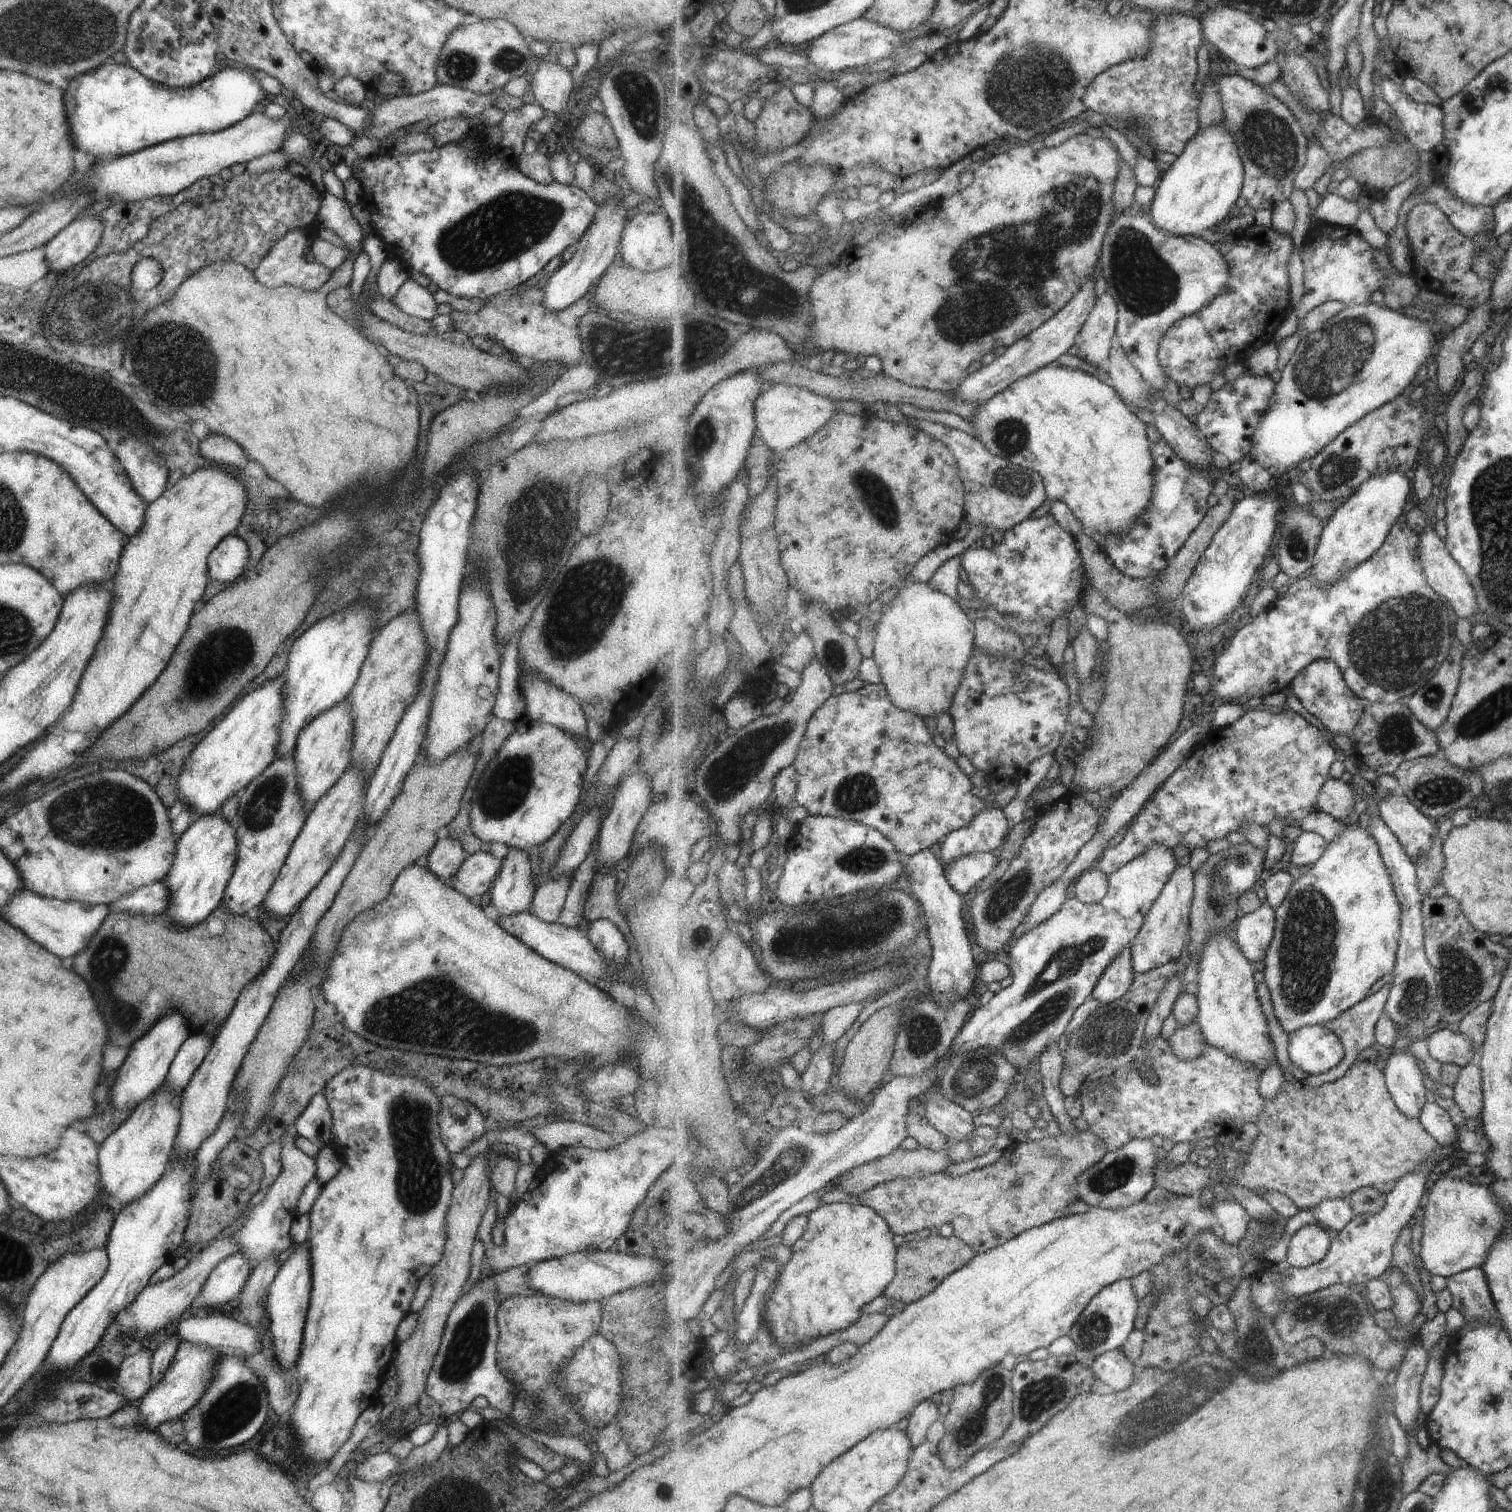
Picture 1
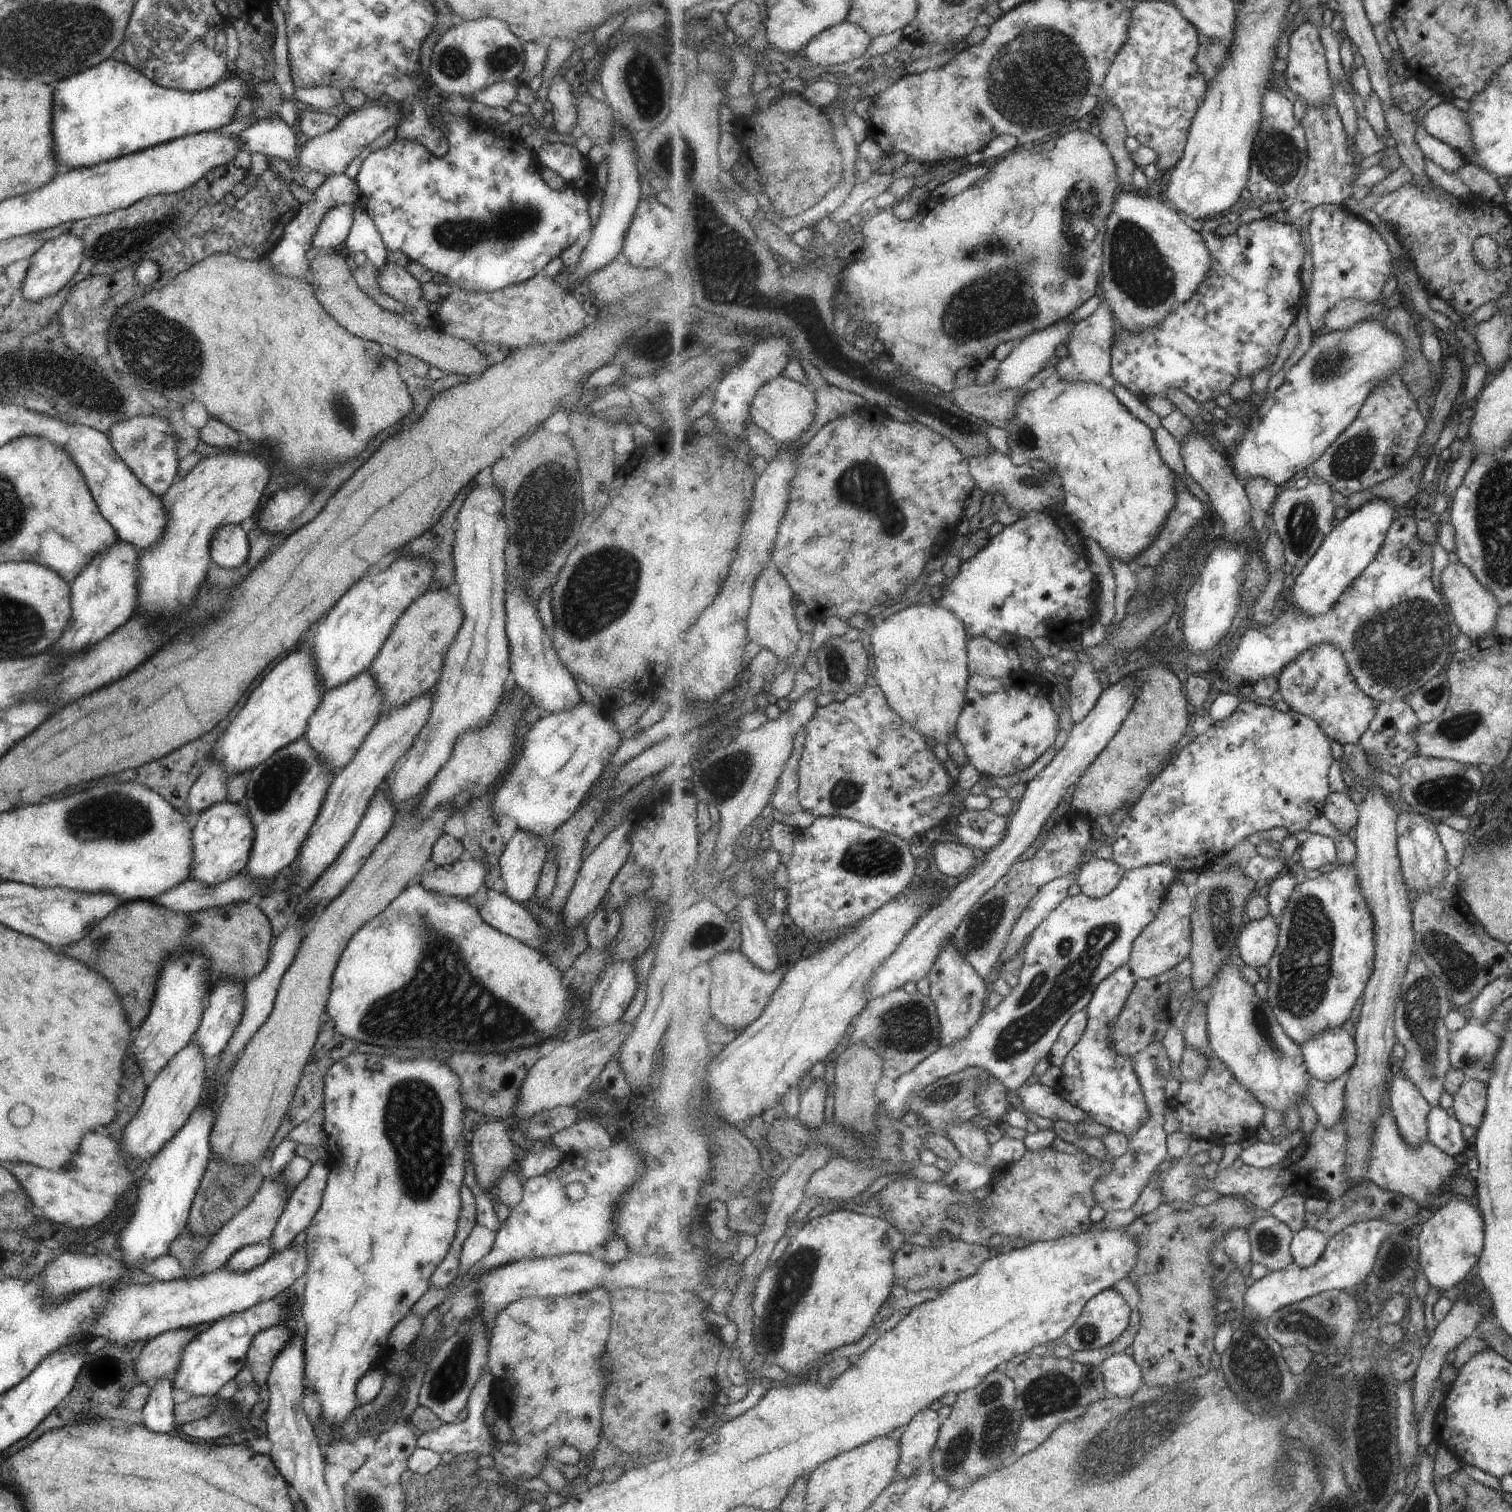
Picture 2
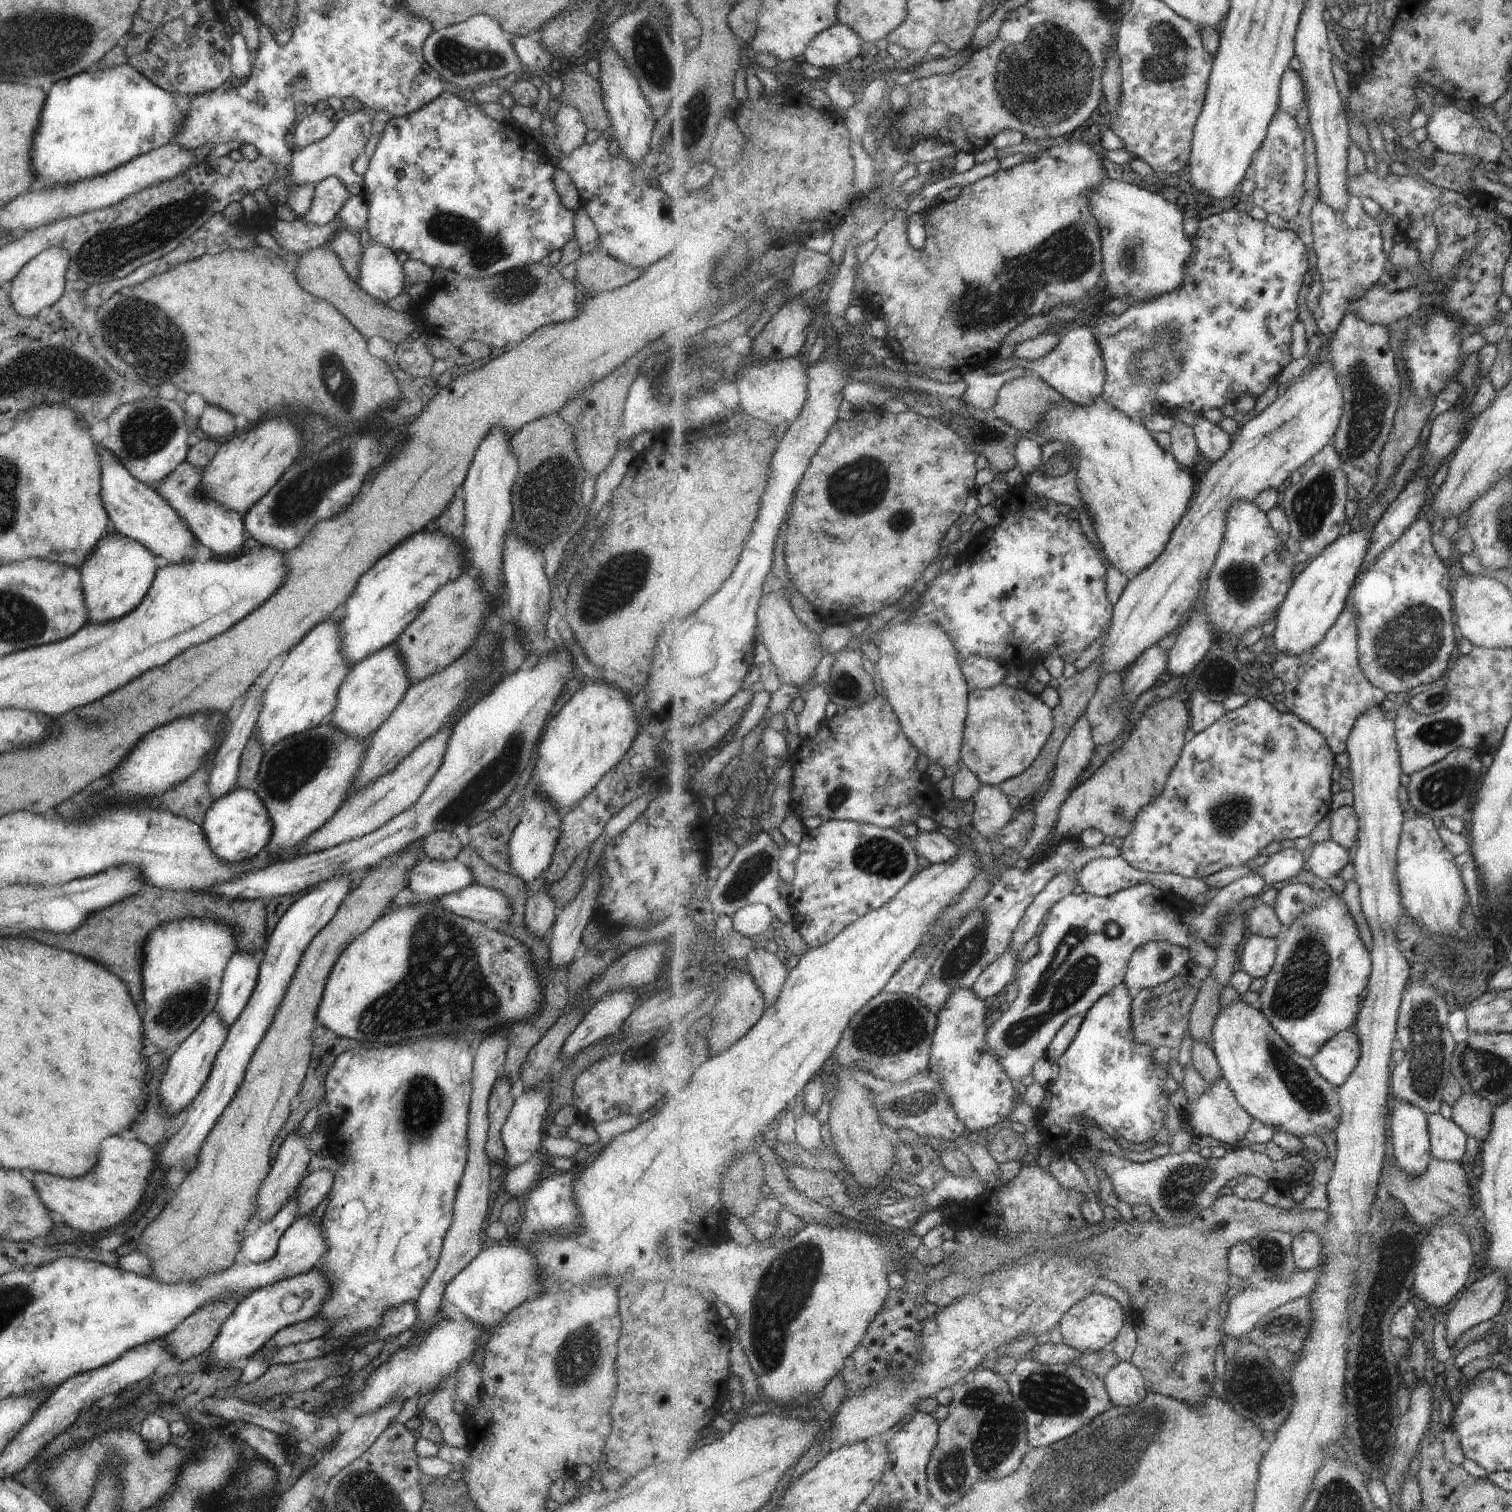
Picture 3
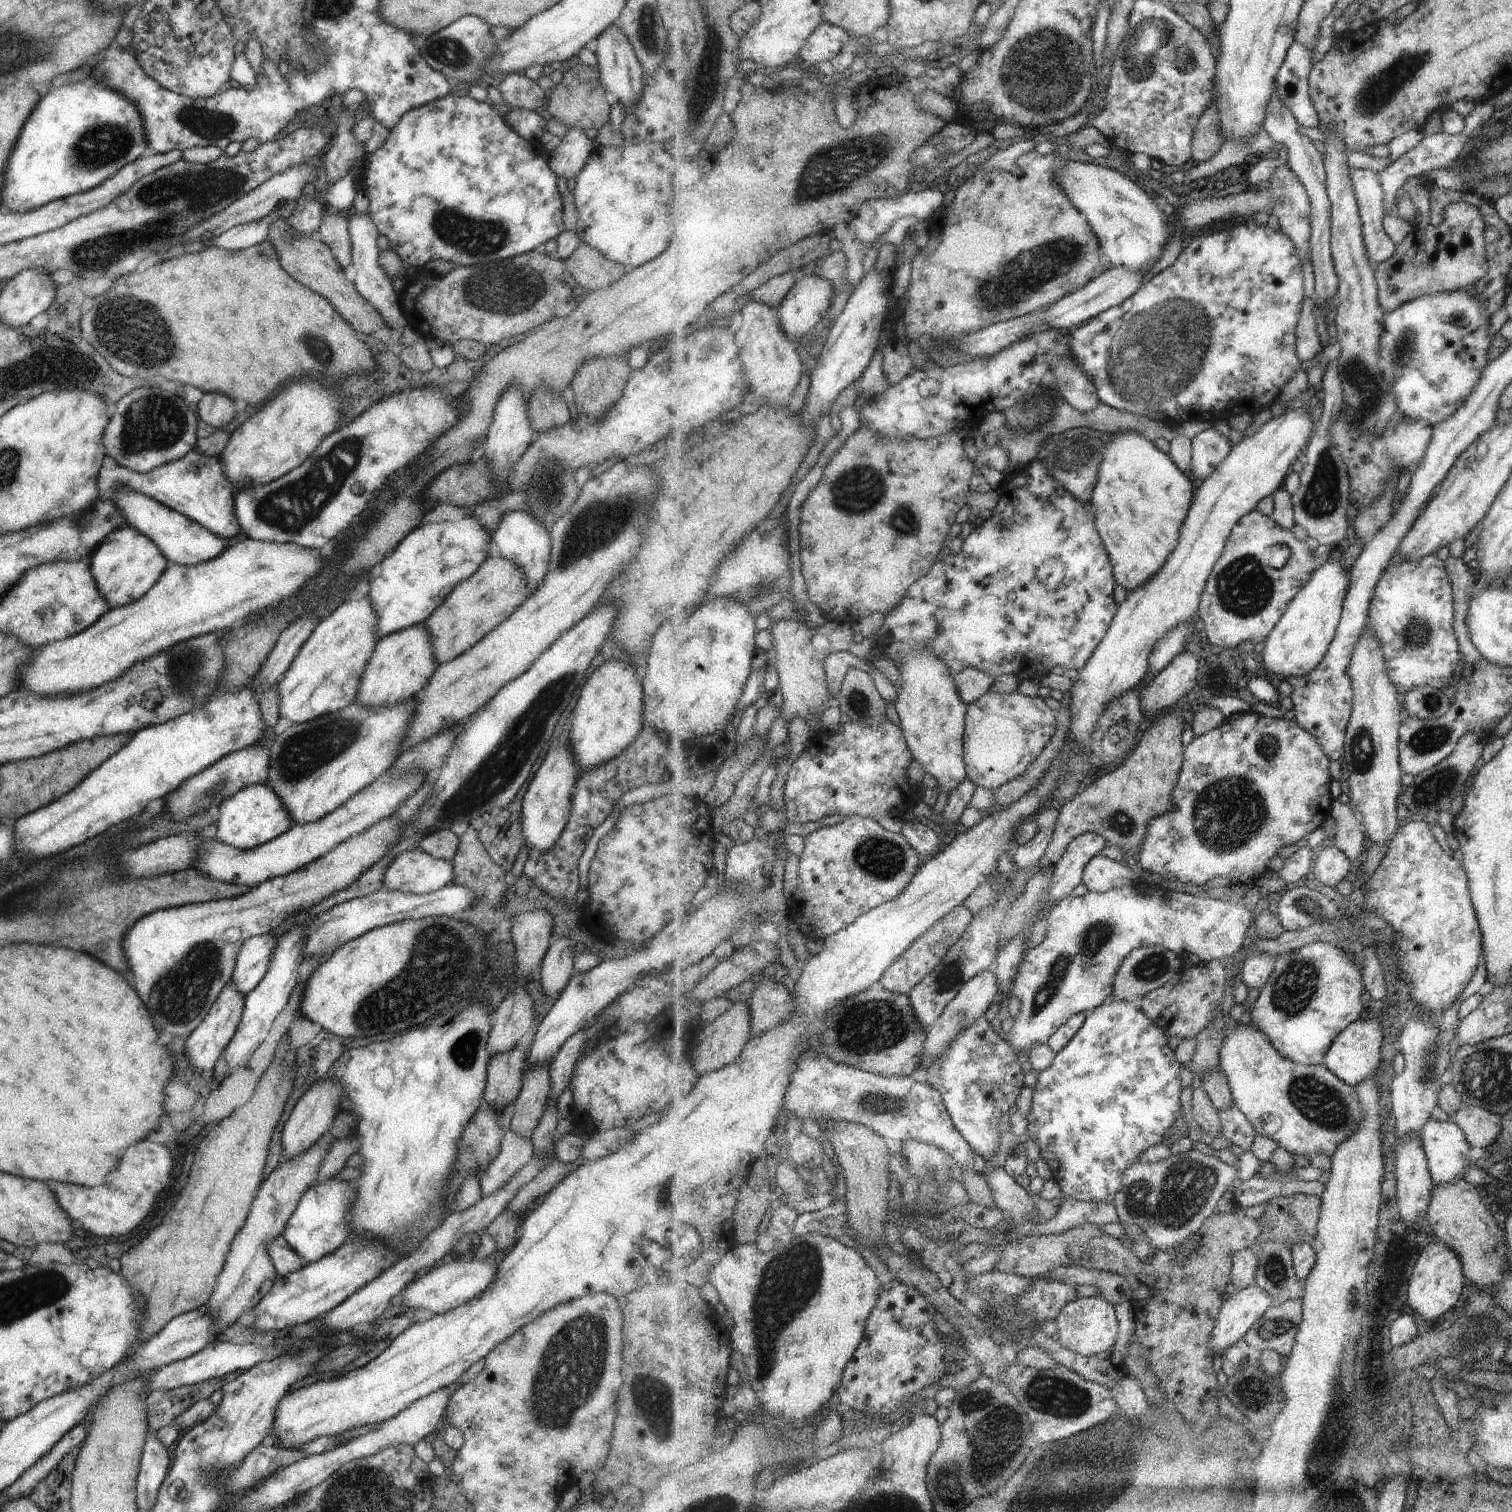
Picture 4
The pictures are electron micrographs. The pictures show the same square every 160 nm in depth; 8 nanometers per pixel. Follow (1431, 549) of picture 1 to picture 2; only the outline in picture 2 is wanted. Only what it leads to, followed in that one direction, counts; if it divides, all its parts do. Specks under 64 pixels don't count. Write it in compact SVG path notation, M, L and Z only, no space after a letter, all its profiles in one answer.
M1460 562L1447 565L1441 572L1441 587L1441 592L1444 598L1447 598L1447 605L1451 608L1456 625L1471 642L1477 638L1492 635L1495 616L1498 616L1500 606L1494 596L1470 574L1469 568Z

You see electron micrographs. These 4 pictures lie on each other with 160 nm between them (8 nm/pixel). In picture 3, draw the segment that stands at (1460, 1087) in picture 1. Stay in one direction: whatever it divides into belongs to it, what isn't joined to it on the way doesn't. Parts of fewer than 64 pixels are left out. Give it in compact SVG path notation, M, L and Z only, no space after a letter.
M1466 1090L1462 1093L1463 1096L1452 1108L1451 1119L1463 1130L1463 1134L1475 1138L1480 1144L1489 1136L1492 1107L1477 1094L1470 1094Z

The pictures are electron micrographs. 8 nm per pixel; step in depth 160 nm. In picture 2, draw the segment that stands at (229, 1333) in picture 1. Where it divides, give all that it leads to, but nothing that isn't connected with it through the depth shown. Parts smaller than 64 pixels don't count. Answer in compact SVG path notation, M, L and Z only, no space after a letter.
M283 1323L267 1326L259 1330L249 1342L246 1358L259 1364L270 1364L271 1360L277 1356L279 1348L287 1344L287 1340L289 1340L289 1330L283 1326Z

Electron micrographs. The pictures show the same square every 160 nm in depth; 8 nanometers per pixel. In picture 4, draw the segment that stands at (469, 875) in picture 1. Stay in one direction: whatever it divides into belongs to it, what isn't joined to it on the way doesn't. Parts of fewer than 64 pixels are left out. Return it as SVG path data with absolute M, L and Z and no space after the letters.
M407 850L395 856L387 866L386 874L383 874L383 888L423 895L447 886L451 878L451 862L433 858L419 850Z

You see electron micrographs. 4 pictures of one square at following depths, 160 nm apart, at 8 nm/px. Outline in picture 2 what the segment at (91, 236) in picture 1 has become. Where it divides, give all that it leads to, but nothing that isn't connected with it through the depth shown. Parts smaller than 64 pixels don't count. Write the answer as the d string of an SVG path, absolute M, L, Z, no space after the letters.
M65 232L57 238L44 242L36 252L28 257L28 260L29 266L23 278L21 294L24 300L37 302L59 290L66 290L67 282L78 270L83 260L83 240L71 232Z

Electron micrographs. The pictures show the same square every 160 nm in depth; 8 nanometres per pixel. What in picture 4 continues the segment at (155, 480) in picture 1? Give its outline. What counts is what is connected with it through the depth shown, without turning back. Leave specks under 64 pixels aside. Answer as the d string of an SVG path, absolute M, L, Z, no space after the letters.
M136 387L110 407L102 444L106 454L117 465L135 474L145 474L157 466L182 458L194 449L197 420L194 408L188 407L178 393L170 395L157 387Z

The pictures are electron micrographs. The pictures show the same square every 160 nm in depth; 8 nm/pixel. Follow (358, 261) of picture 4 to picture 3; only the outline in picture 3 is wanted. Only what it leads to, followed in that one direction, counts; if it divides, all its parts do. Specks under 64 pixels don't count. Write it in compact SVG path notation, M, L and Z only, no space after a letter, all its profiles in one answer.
M371 239L362 248L362 252L358 288L383 303L400 295L403 292L405 276L395 254Z

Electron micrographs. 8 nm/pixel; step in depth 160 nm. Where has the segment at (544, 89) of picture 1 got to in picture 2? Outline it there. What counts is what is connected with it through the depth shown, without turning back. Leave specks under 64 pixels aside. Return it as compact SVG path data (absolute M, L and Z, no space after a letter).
M562 73L552 77L546 99L551 103L554 131L564 135L577 132L577 101Z

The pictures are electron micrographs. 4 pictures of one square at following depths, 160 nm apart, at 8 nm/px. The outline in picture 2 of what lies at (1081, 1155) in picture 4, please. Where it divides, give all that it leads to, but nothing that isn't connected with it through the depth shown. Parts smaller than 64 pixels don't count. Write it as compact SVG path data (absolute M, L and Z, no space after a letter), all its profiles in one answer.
M1128 965L1099 984L1099 989L1095 990L1094 998L1086 1009L1090 1015L1087 1032L1067 1056L1061 1069L1064 1082L1062 1088L1056 1090L1062 1100L1087 1112L1093 1121L1104 1125L1110 1131L1121 1132L1130 1140L1150 1121L1150 1111L1139 1078L1134 1072L1133 1060L1117 1054L1114 1050L1111 1026L1115 1025L1115 1020L1123 1013L1127 998L1134 993L1136 985L1137 982Z

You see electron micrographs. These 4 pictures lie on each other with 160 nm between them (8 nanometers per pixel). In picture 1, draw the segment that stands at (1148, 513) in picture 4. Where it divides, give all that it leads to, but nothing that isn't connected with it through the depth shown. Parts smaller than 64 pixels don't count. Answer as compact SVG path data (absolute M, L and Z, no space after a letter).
M1046 366L1029 376L1020 378L1015 381L1009 388L994 396L990 401L981 405L978 413L975 415L972 423L974 430L977 432L975 436L981 439L981 442L993 454L1010 459L1011 462L1018 464L1026 469L1036 470L1042 475L1047 489L1046 503L1037 509L1032 516L1035 518L1044 517L1049 514L1050 506L1053 501L1065 502L1069 508L1075 513L1075 516L1082 522L1085 530L1093 530L1105 536L1111 533L1128 533L1132 526L1138 521L1138 518L1147 510L1154 497L1154 458L1152 455L1152 446L1148 437L1147 425L1140 419L1134 411L1126 405L1126 402L1120 397L1118 391L1109 383L1103 383L1089 373L1085 373L1078 368L1069 368L1063 366Z

